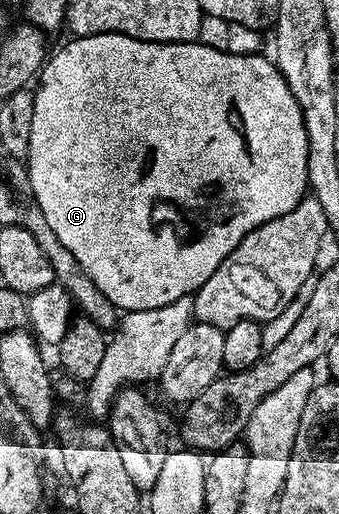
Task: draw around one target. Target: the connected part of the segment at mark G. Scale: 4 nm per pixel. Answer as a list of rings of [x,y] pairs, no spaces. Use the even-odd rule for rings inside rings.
[[[117,32],[78,36],[69,41],[65,48],[60,48],[53,56],[51,53],[47,57],[44,67],[38,73],[38,83],[34,88],[34,114],[26,167],[30,186],[34,190],[34,198],[38,198],[38,206],[42,206],[42,214],[46,217],[50,230],[54,230],[54,234],[58,234],[58,242],[62,242],[62,246],[66,246],[66,250],[70,250],[70,254],[74,254],[74,258],[78,258],[78,266],[82,266],[82,270],[86,270],[90,282],[94,282],[94,286],[98,286],[98,290],[102,290],[102,294],[106,294],[106,298],[110,298],[110,302],[121,313],[154,310],[158,306],[170,306],[170,302],[178,302],[178,298],[183,296],[192,296],[203,286],[206,278],[210,278],[210,274],[214,274],[214,270],[218,270],[218,266],[222,266],[225,258],[236,249],[238,242],[242,242],[242,238],[246,238],[246,234],[250,234],[250,230],[254,230],[274,218],[282,218],[282,214],[290,214],[290,210],[294,210],[294,206],[298,206],[298,202],[304,200],[309,191],[306,126],[303,125],[303,114],[299,110],[294,94],[291,93],[290,86],[287,85],[286,78],[268,56],[267,58],[264,56],[239,56],[236,52],[223,52],[220,48],[211,48],[210,45],[204,44],[205,42],[159,44],[149,40],[130,38]]]

